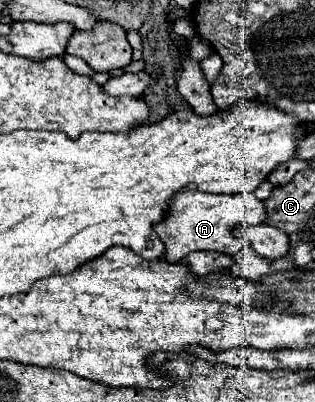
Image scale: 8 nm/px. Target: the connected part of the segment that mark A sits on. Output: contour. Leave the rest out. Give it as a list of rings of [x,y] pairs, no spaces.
[[[185,188],[173,200],[171,214],[157,224],[155,232],[165,242],[165,260],[179,262],[183,256],[195,250],[213,250],[233,256],[249,242],[235,236],[237,226],[259,226],[267,220],[267,212],[255,194],[207,194],[195,188]]]

